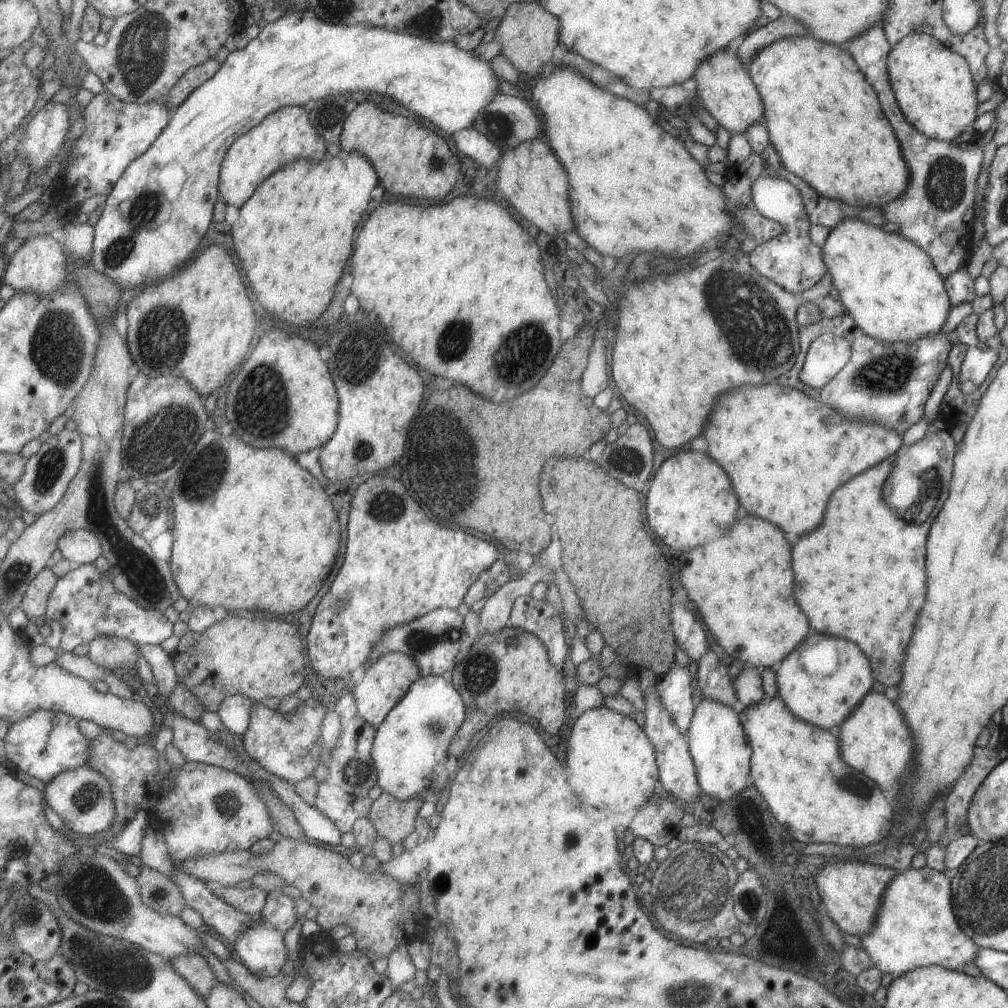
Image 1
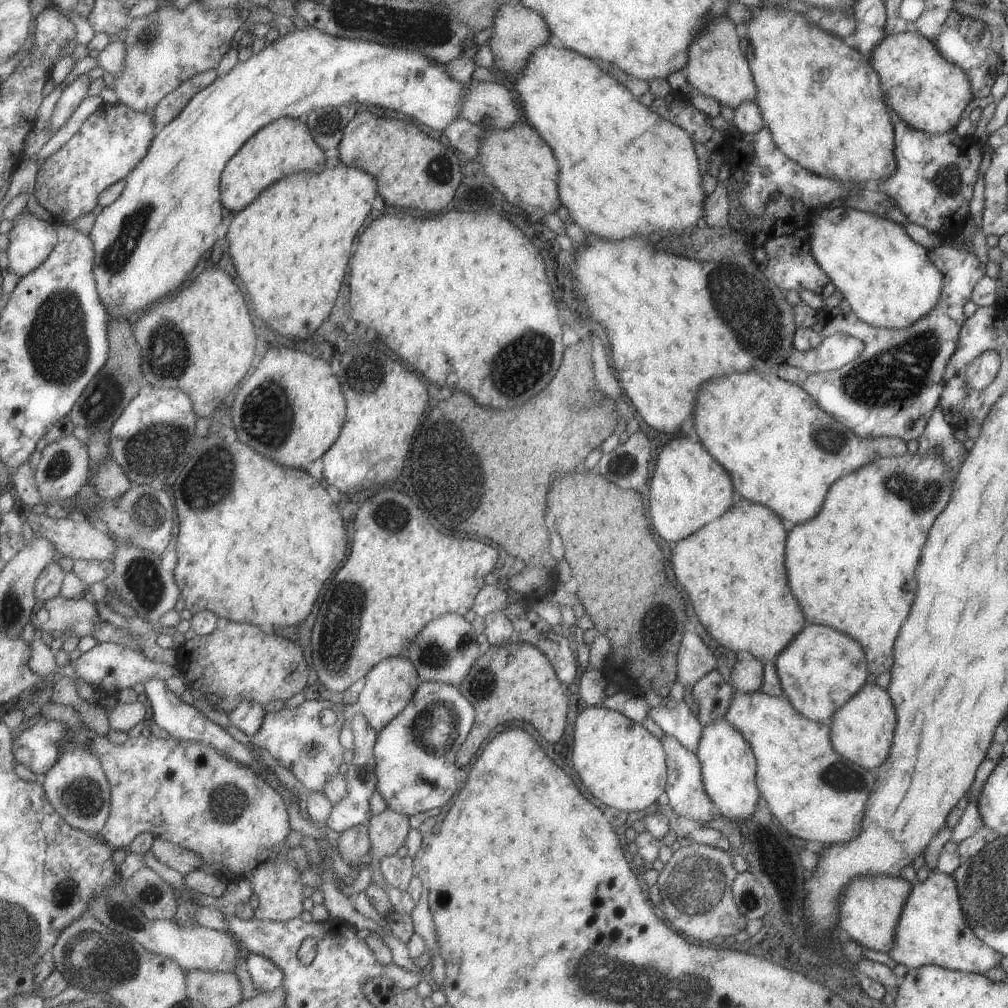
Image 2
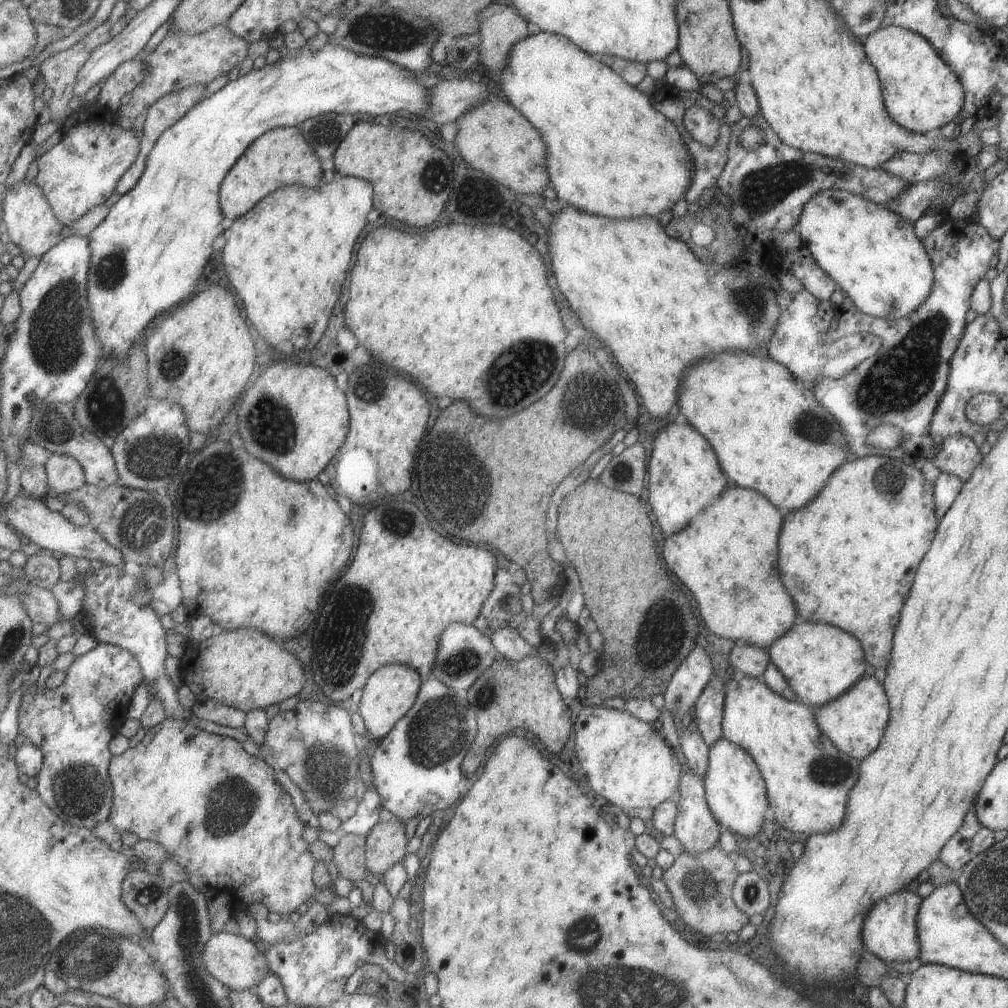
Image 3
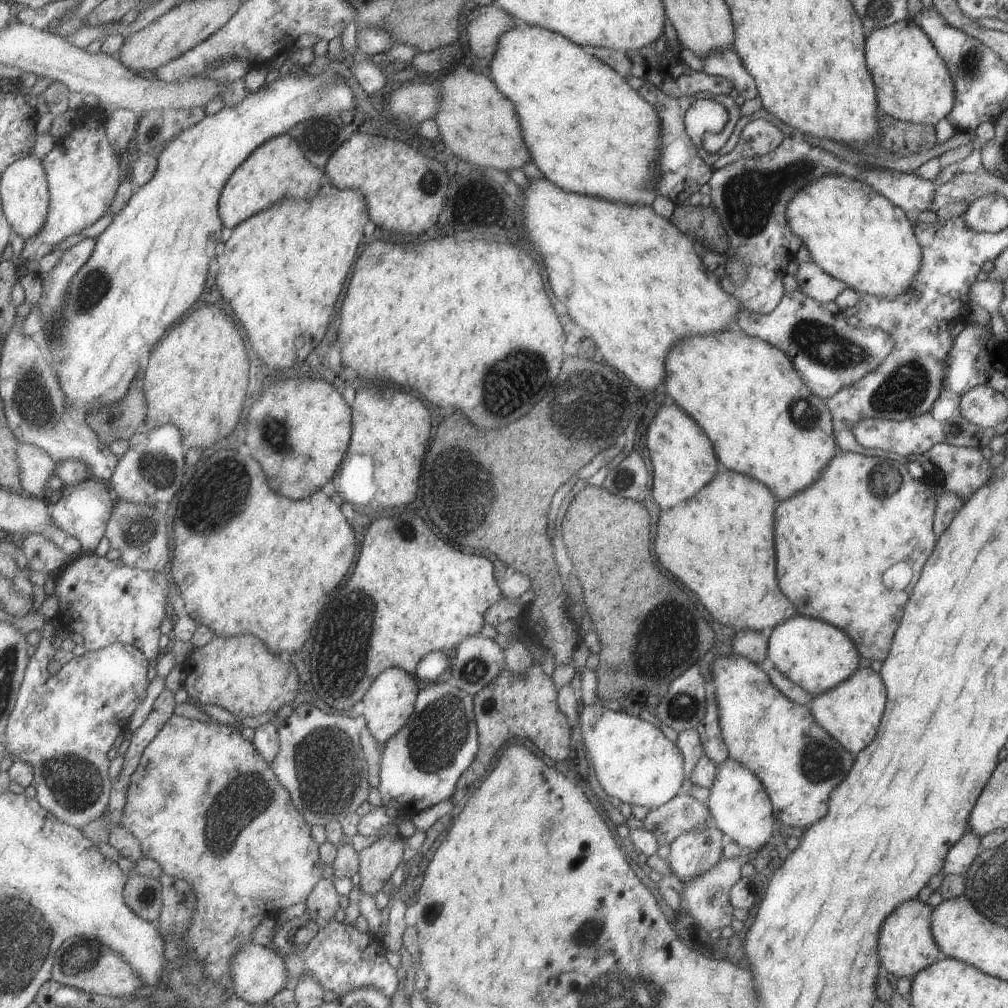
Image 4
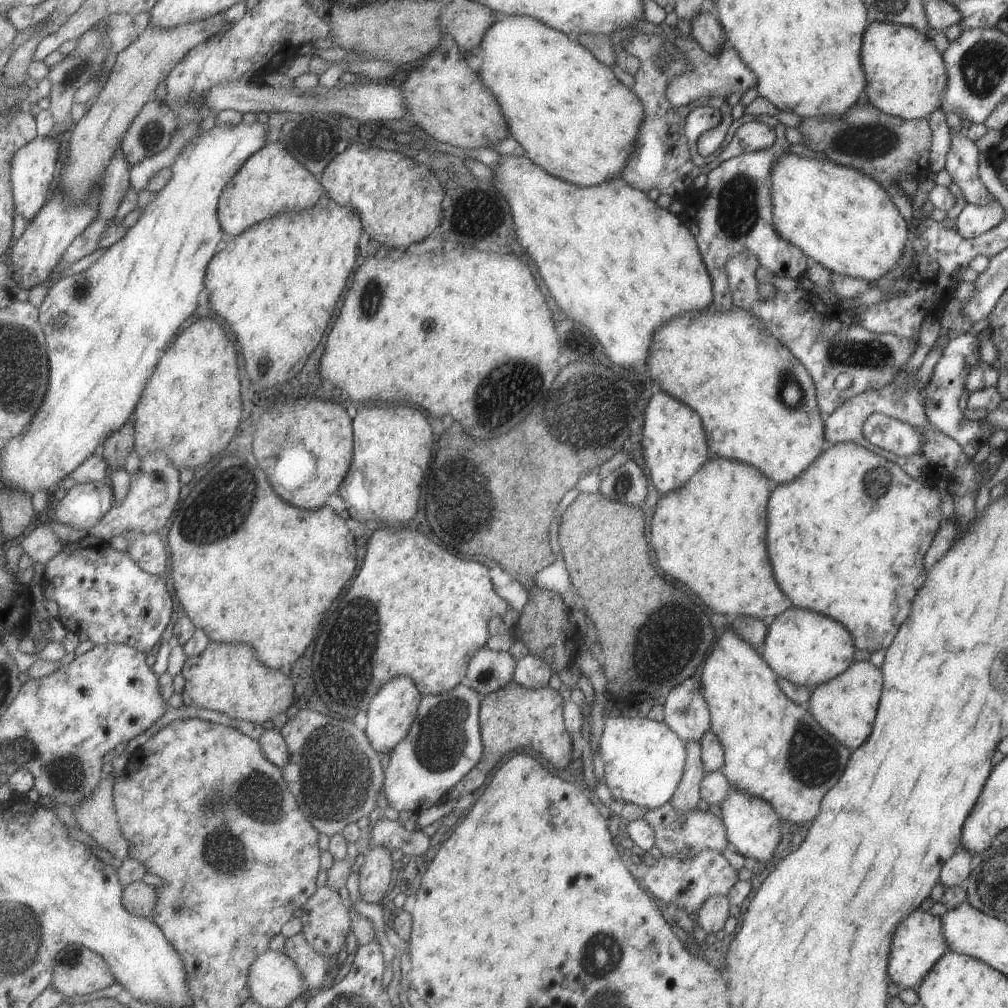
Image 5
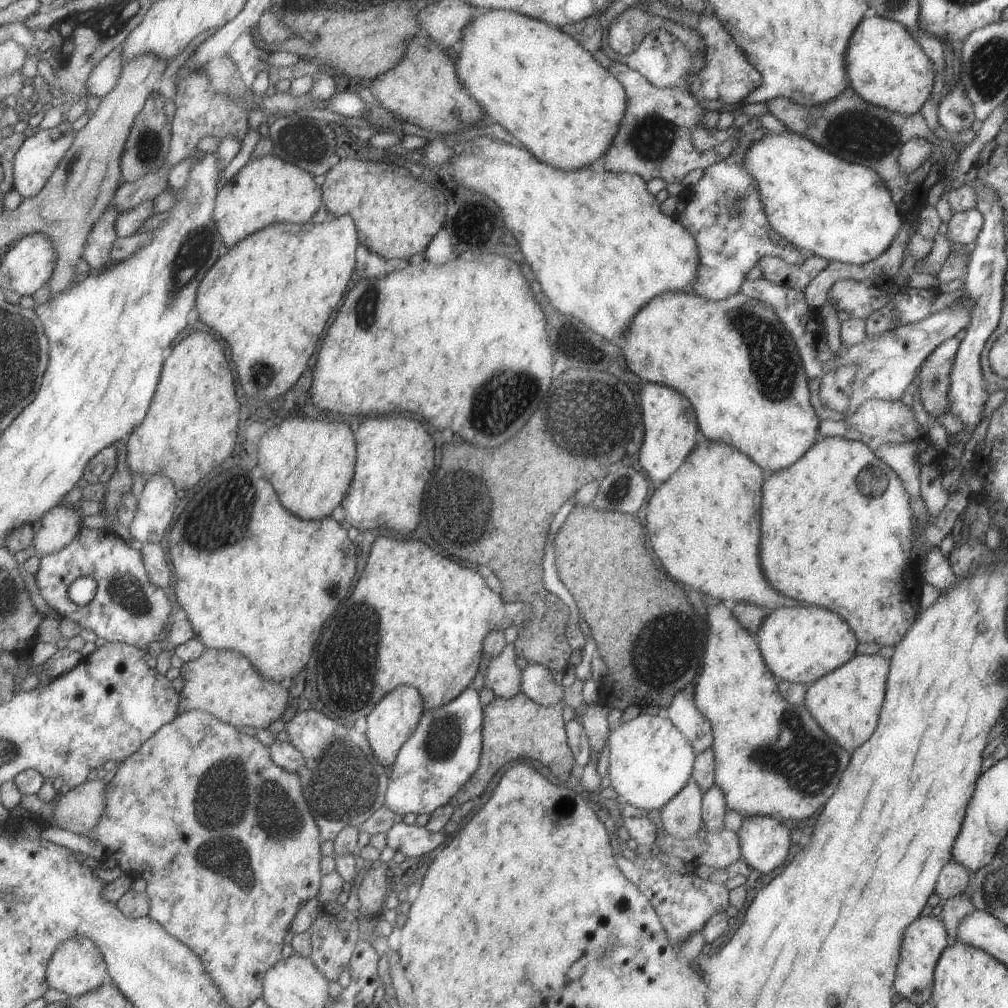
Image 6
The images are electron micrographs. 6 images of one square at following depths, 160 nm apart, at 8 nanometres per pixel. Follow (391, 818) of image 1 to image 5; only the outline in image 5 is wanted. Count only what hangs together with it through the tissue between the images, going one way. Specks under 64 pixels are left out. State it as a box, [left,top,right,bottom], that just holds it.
[359,843,397,904]

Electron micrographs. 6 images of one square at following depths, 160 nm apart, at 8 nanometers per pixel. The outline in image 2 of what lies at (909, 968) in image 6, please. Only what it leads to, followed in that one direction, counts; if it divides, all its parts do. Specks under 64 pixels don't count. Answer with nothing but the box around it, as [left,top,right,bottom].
[838,876,911,954]

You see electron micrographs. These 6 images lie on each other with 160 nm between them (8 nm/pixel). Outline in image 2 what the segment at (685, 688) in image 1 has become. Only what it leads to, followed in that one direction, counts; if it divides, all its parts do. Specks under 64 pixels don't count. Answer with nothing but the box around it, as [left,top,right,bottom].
[646,701,702,754]

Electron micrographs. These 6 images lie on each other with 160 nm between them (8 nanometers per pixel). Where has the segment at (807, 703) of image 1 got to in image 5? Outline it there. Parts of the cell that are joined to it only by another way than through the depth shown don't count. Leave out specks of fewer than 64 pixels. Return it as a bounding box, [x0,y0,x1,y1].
[759,607,854,688]

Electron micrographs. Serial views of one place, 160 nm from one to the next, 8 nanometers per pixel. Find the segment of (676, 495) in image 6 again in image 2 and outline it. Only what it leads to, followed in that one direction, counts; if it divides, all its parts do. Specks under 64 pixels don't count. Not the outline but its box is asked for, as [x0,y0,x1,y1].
[671,500,803,661]

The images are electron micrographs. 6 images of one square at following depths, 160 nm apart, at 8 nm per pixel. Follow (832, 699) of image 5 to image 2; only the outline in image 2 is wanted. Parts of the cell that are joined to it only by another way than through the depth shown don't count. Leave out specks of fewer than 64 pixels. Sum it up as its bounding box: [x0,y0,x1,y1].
[828,684,895,768]

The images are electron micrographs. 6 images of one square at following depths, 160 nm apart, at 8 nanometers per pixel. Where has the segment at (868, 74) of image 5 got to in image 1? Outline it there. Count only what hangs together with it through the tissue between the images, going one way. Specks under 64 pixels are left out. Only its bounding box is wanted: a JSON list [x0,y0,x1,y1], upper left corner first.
[886,32,977,141]

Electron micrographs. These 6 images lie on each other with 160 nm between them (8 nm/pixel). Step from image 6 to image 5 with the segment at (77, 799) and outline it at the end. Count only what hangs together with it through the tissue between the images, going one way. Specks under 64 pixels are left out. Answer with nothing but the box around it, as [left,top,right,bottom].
[73,752,131,861]

